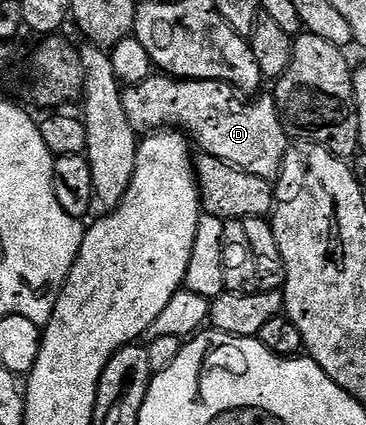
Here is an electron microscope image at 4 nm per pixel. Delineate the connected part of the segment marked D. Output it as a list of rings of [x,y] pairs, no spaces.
[[[153,74],[141,84],[123,89],[122,106],[138,134],[179,130],[203,155],[222,158],[246,174],[275,182],[288,157],[290,133],[280,121],[275,95],[264,95],[245,98],[221,80],[177,80],[167,74]]]

